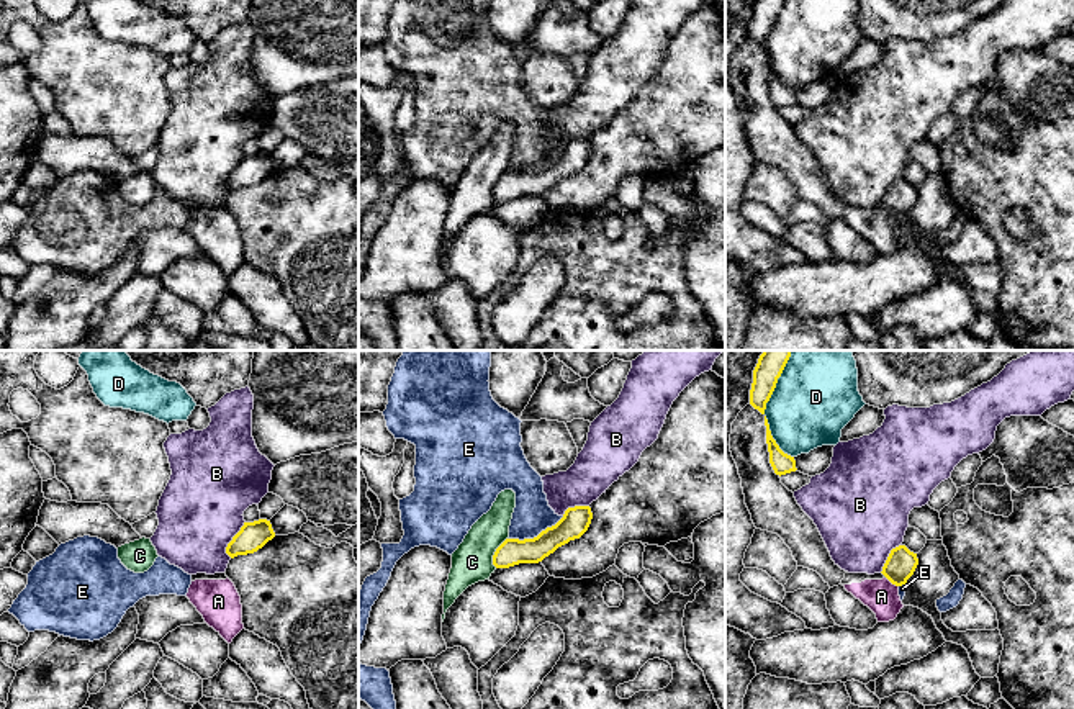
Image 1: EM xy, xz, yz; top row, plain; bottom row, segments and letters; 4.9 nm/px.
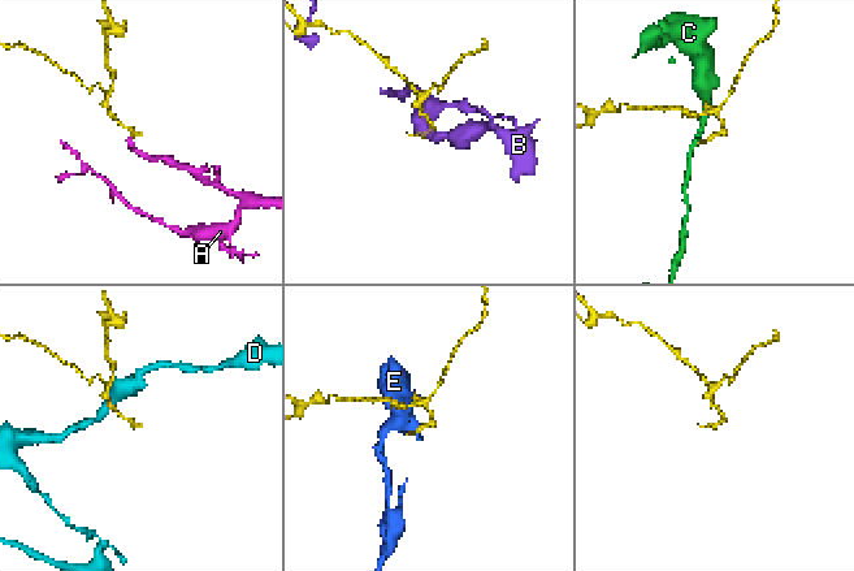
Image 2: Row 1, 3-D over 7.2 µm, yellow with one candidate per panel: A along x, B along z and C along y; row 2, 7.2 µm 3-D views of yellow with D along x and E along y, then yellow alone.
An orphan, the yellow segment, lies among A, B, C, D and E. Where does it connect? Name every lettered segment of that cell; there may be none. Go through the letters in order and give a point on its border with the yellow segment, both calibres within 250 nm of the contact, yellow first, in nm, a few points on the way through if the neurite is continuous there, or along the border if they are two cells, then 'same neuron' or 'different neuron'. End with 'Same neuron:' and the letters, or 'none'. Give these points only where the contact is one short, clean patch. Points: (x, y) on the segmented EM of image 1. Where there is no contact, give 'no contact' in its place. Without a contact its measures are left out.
A: contact yz (893, 583); calibres 150 and 170 nm; way yz (901, 564), (893, 583), (881, 596); same neuron
B: contact xy (233, 539); calibres 140 and 400 nm; different neuron
C: contact xz (495, 552); calibres 130 and 200 nm; border xz (508, 537), (493, 555), (495, 567); different neuron
D: contact yz (765, 406); calibres 140 and 400 nm; different neuron
E: contact xz (537, 536); calibres 140 and 190 nm; border xz (564, 516), (532, 537), (509, 539); different neuron
Same neuron: A

